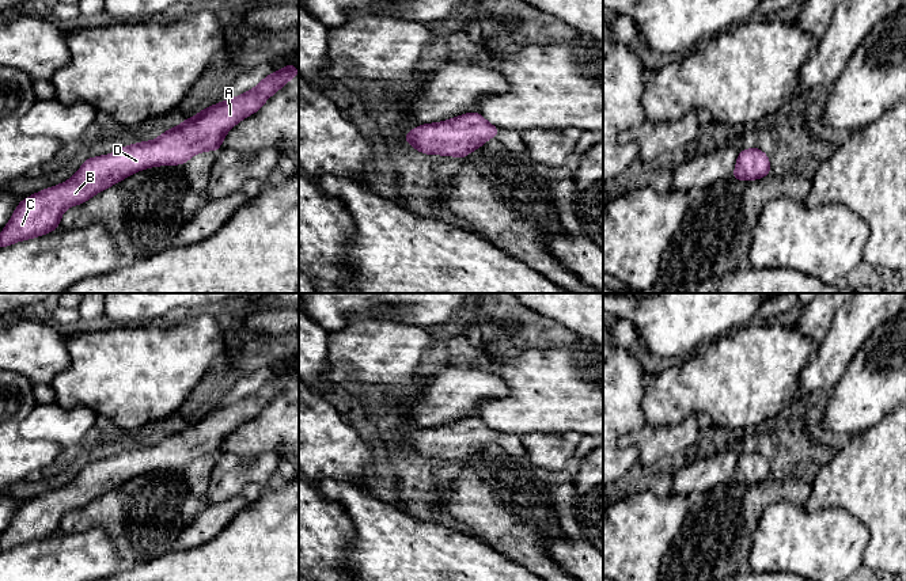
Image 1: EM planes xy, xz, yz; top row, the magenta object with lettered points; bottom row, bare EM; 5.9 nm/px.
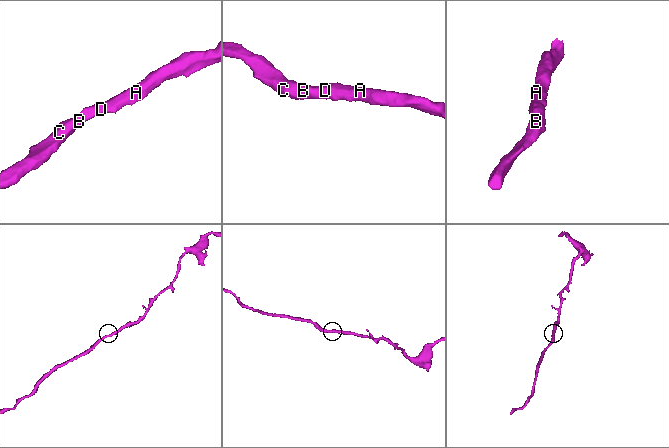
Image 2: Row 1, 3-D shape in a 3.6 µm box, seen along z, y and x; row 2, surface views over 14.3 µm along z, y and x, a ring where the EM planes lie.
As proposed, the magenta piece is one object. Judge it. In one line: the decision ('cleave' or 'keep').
keep

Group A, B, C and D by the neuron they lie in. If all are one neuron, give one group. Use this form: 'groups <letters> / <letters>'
groups A B C D

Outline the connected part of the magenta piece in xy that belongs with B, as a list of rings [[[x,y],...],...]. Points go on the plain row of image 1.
[[[288,368],[262,383],[255,392],[201,414],[156,444],[87,462],[69,485],[41,494],[18,508],[11,524],[0,536],[0,552],[56,535],[67,512],[86,506],[137,475],[185,468],[204,455],[217,456],[230,433],[257,417],[295,380],[299,380],[297,371]]]

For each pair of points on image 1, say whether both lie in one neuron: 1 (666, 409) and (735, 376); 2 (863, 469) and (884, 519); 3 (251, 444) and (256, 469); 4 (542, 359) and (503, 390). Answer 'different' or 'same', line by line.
1: same
2: same
3: different
4: different

